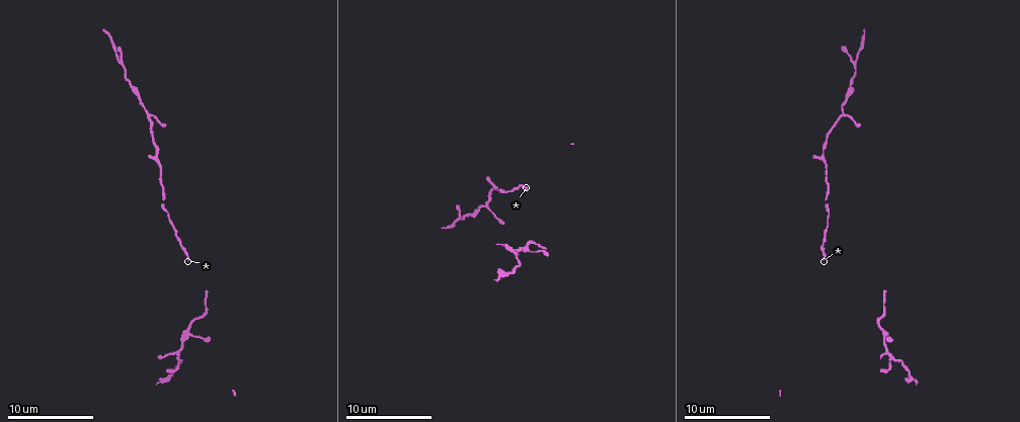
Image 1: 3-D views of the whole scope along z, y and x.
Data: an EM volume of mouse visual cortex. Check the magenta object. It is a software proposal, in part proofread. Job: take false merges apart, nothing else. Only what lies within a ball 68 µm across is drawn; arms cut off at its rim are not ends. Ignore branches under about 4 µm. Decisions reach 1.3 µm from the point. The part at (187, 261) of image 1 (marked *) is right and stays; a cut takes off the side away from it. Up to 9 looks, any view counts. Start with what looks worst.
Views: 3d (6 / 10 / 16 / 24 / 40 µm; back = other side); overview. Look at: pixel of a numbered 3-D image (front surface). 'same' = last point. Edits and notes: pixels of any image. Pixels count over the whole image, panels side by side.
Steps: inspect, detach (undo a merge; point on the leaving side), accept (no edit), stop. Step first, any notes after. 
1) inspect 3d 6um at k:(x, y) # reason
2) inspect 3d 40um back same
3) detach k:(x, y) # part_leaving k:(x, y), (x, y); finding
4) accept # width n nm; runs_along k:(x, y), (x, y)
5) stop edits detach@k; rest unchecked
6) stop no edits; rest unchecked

inspect 3d 10um at 1:(191, 325) # thick turns thin

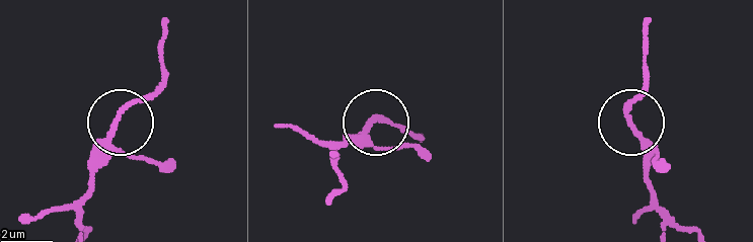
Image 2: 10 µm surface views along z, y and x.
accept # width 180 nm; all the same cell

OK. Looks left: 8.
inspect 3d 6um at 1:(129, 81) # calibre changes

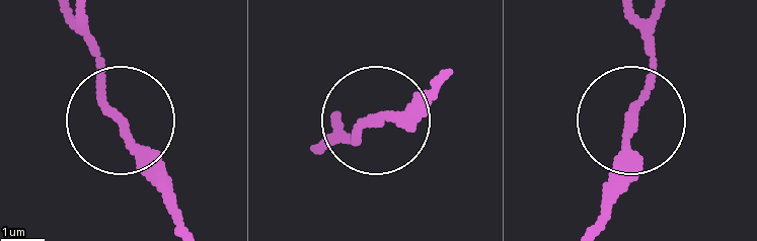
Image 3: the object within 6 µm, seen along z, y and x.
accept # all the same cell

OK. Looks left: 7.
inspect 3d 10um at 1:(159, 167) # thick turns thin

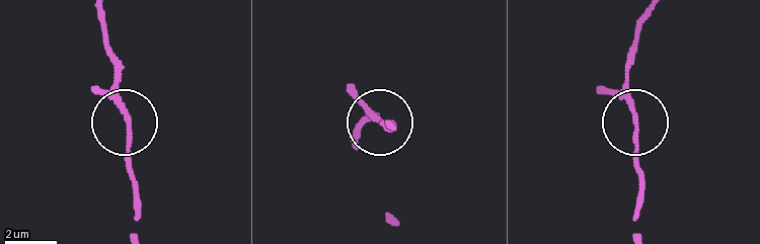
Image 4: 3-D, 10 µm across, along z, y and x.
accept # width 170 nm; runs_along 4:(139, 233), (119, 61); one cell here

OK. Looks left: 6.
inspect 3d 10um at 1:(206, 290) # narrows sharply

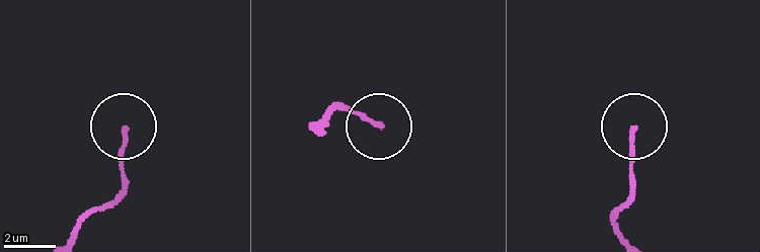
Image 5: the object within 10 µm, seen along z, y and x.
accept # one cell here

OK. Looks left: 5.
stop no edits; rest unchecked

